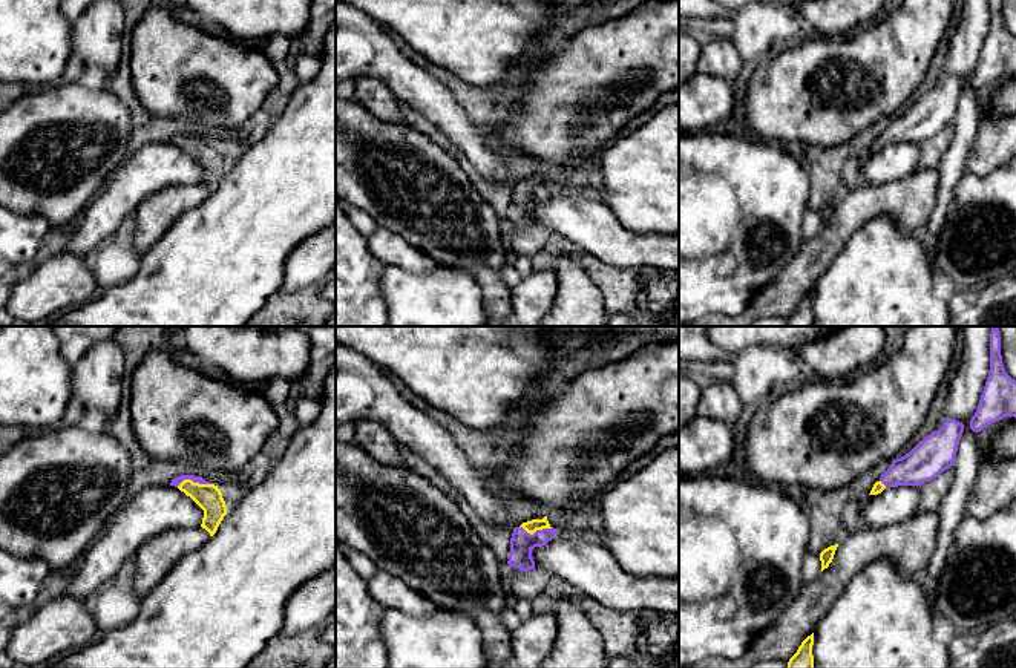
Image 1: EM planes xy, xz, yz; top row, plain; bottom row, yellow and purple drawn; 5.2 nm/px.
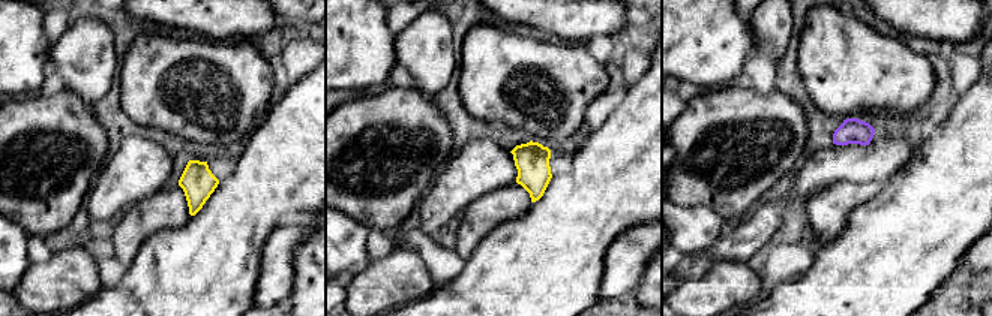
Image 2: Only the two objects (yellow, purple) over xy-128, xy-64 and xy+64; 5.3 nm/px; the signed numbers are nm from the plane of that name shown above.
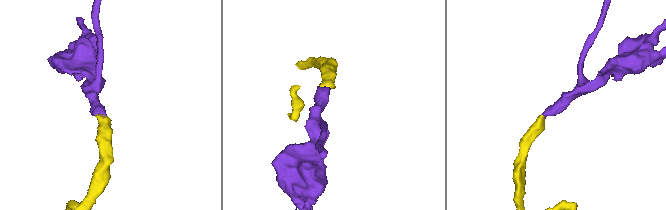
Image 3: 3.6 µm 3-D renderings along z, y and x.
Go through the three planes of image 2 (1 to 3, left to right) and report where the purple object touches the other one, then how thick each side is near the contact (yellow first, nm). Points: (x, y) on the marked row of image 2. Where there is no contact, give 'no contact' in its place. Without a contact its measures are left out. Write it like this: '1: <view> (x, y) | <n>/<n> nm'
1: no contact
2: no contact
3: no contact

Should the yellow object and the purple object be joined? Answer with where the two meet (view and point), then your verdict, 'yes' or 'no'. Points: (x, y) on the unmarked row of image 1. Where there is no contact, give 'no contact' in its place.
xy (193, 140) | yes

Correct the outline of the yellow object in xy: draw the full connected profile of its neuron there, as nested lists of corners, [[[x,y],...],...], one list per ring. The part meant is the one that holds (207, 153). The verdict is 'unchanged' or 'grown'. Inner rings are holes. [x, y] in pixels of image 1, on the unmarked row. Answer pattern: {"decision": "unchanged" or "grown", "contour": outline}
{"decision": "grown", "contour": [[[195,132],[176,133],[170,142],[178,144],[204,167],[201,184],[213,193],[227,172],[227,162],[218,142]]]}

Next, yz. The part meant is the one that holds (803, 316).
{"decision": "unchanged", "contour": [[[814,290],[801,299],[797,309],[789,316],[788,326],[814,326],[812,302]]]}

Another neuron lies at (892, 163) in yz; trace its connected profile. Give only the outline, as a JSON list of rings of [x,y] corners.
[[[916,142],[887,144],[878,152],[861,153],[863,181],[886,185],[900,181],[919,169]]]

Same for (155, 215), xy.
[[[202,184],[175,185],[146,198],[135,210],[135,251],[143,256],[188,210],[202,204],[210,190]]]

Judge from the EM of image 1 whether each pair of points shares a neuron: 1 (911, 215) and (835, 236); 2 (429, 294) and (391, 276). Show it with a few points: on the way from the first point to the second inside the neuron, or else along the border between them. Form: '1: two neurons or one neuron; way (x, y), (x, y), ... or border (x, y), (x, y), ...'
1: one neuron; way (892, 207), (865, 207), (854, 218)
2: one neuron; way (420, 294), (409, 294), (400, 285)

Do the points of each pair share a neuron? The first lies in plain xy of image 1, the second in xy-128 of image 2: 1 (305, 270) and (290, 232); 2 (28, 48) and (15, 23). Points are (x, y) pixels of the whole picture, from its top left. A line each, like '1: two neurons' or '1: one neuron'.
1: one neuron
2: one neuron

